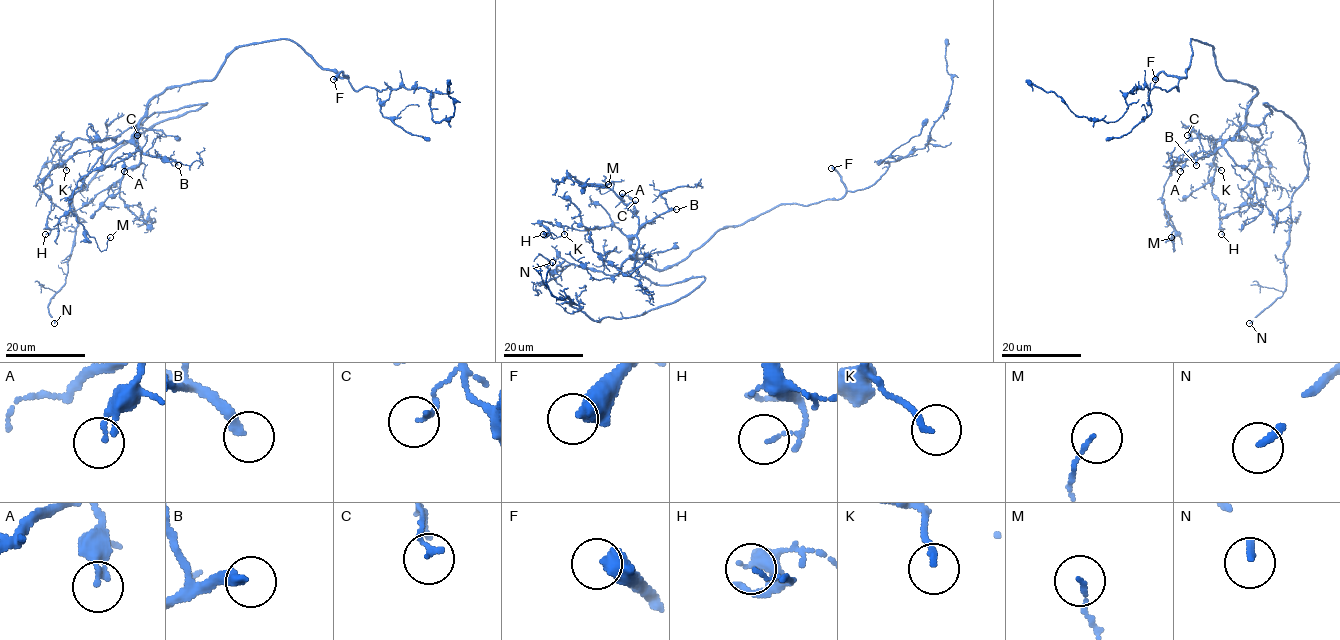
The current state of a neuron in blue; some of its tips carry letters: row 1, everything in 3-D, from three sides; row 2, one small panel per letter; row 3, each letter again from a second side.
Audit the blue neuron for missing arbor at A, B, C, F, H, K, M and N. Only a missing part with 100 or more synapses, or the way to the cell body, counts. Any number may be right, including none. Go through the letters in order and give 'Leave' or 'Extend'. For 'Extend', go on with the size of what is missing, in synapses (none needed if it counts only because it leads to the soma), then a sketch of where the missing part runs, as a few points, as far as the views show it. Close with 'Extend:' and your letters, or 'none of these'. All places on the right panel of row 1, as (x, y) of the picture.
A: Leave
B: Extend. Roughly 130 synapses. Course of what is missing: (1196, 165), (1207, 182), (1207, 194), (1192, 225), (1196, 232)
C: Leave
F: Extend. Roughly 300 synapses. Course of what is missing: (1155, 79), (1136, 84), (1097, 58), (1077, 52), (1063, 53), (1041, 66), (1024, 104), (1027, 128), (1042, 146)
H: Leave
K: Leave
M: Leave
N: Extend
Extend: B, F, N

